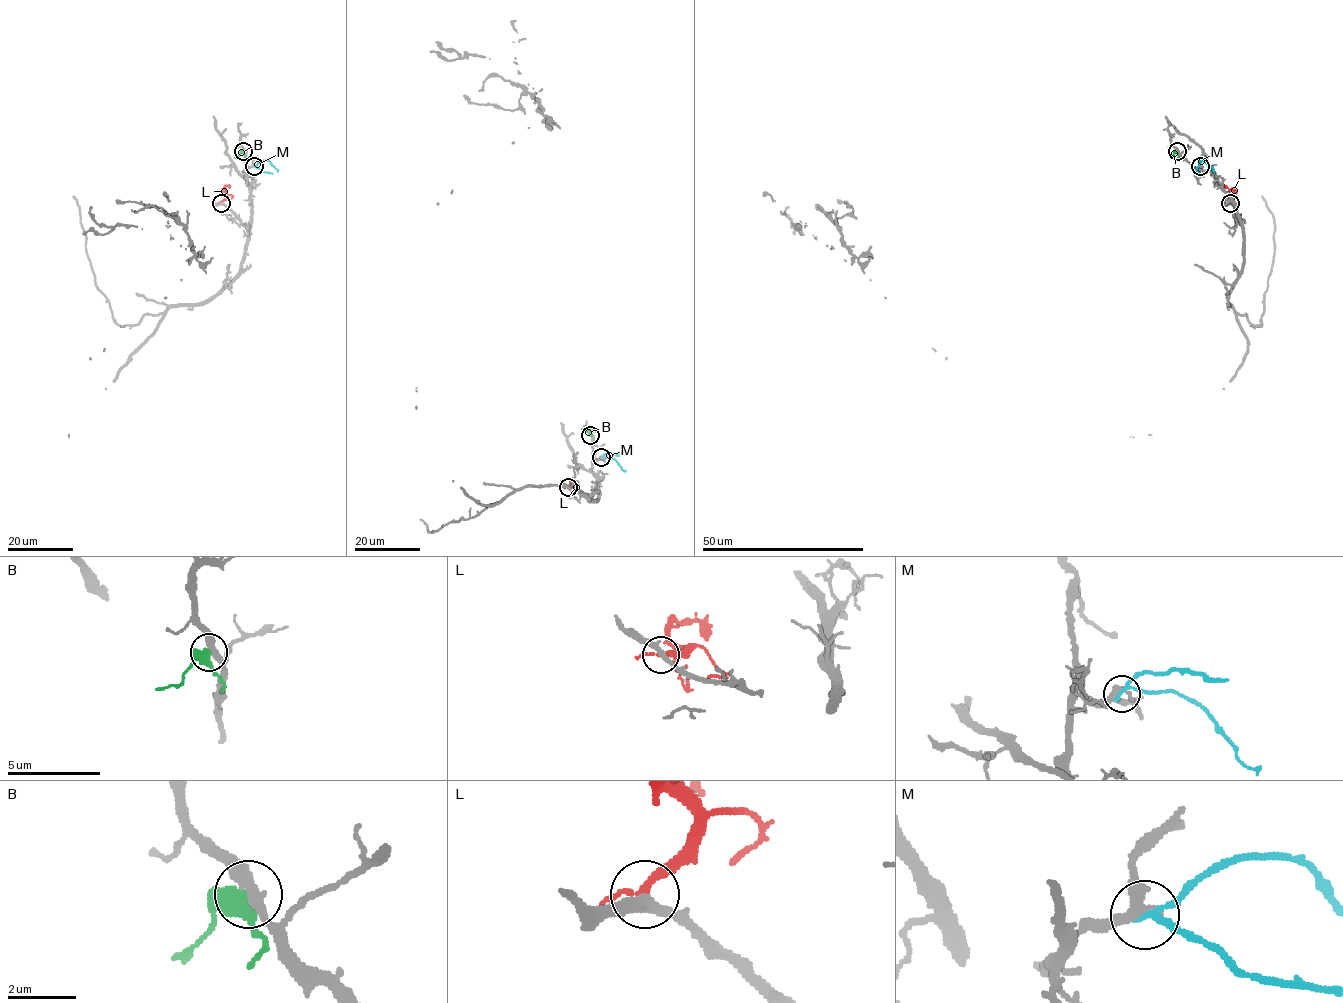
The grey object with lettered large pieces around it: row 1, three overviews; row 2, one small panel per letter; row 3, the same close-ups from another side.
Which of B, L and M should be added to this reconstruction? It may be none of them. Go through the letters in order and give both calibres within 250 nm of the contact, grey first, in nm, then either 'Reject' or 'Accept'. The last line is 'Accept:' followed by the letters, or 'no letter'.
B: Thickness 380 nm (grey) against 420 nm. Reject
L: Thickness 320 nm (grey) against 200 nm. Accept
M: Thickness 320 nm (grey) against 180 nm. Reject
Accept: L

